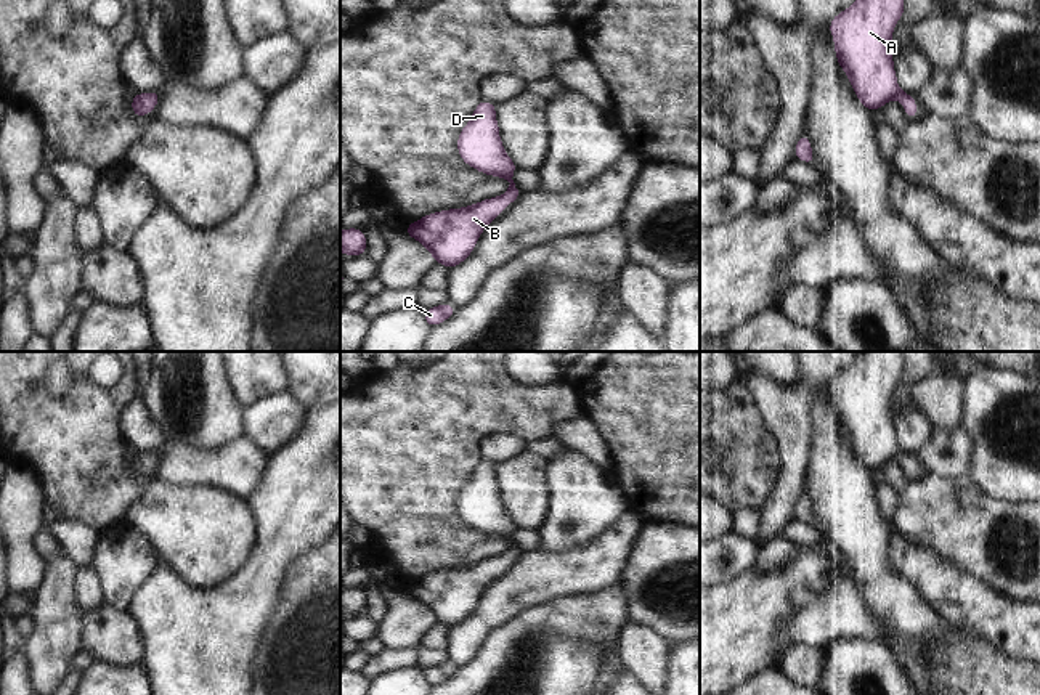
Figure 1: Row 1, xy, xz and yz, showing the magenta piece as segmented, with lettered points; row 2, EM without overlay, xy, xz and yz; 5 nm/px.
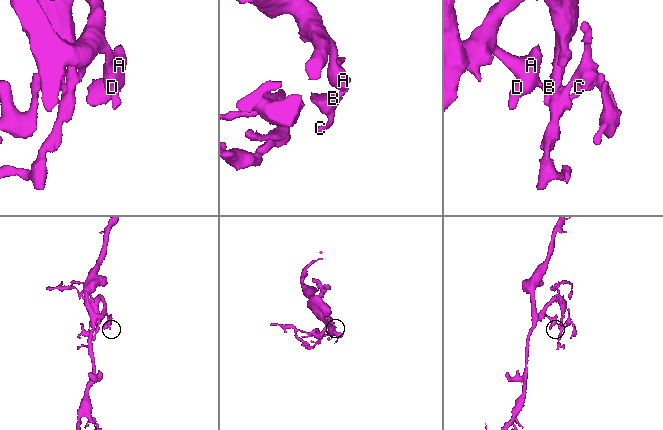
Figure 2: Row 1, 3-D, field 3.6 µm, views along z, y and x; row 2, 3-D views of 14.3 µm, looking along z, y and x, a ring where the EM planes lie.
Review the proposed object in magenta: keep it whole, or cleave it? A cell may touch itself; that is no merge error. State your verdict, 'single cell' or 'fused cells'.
single cell

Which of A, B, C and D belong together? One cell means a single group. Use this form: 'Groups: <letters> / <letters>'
Groups: A B C D

